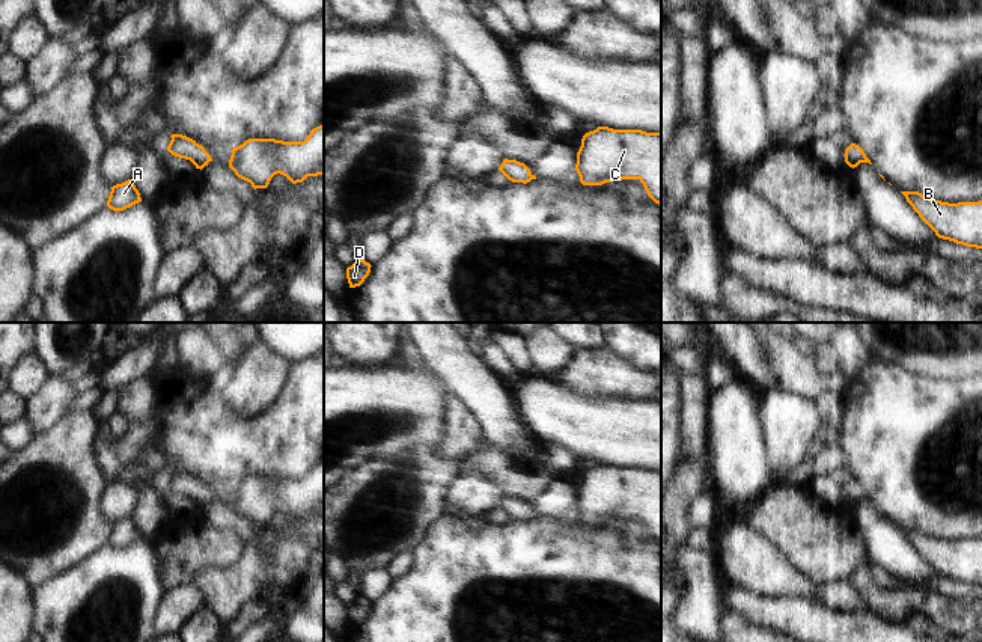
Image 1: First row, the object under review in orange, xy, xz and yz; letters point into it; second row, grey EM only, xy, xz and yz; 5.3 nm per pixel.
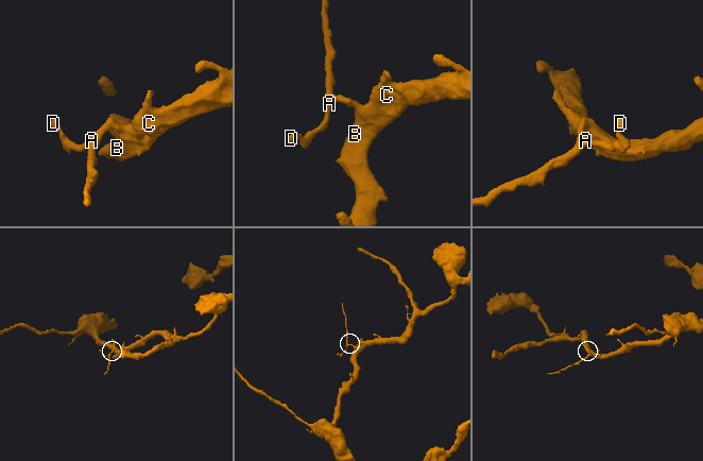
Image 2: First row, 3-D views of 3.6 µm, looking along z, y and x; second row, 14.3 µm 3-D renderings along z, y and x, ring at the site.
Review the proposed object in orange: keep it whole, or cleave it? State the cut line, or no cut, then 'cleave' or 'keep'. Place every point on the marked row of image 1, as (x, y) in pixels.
no cut; keep

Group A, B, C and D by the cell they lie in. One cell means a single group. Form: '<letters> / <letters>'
A B C D

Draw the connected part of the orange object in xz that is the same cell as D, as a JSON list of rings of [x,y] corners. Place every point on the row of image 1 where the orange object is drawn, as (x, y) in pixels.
[[[357,258],[357,261],[346,268],[346,279],[349,288],[360,286],[364,282],[364,279],[369,276],[371,267],[372,265],[369,262],[366,262],[361,258]]]

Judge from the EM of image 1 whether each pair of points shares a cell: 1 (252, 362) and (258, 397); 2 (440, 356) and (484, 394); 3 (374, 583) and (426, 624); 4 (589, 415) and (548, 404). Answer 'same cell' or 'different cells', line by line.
1: same cell
2: same cell
3: different cells
4: same cell

